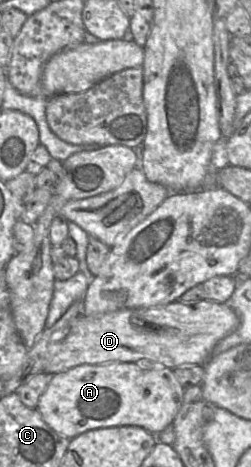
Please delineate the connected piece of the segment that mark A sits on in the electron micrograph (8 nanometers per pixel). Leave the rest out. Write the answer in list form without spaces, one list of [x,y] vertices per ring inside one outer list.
[[[147,360],[140,361],[83,364],[56,373],[50,377],[46,390],[40,396],[37,410],[51,429],[67,439],[90,430],[115,426],[138,426],[157,435],[173,423],[182,405],[185,388],[176,379],[173,369]]]

